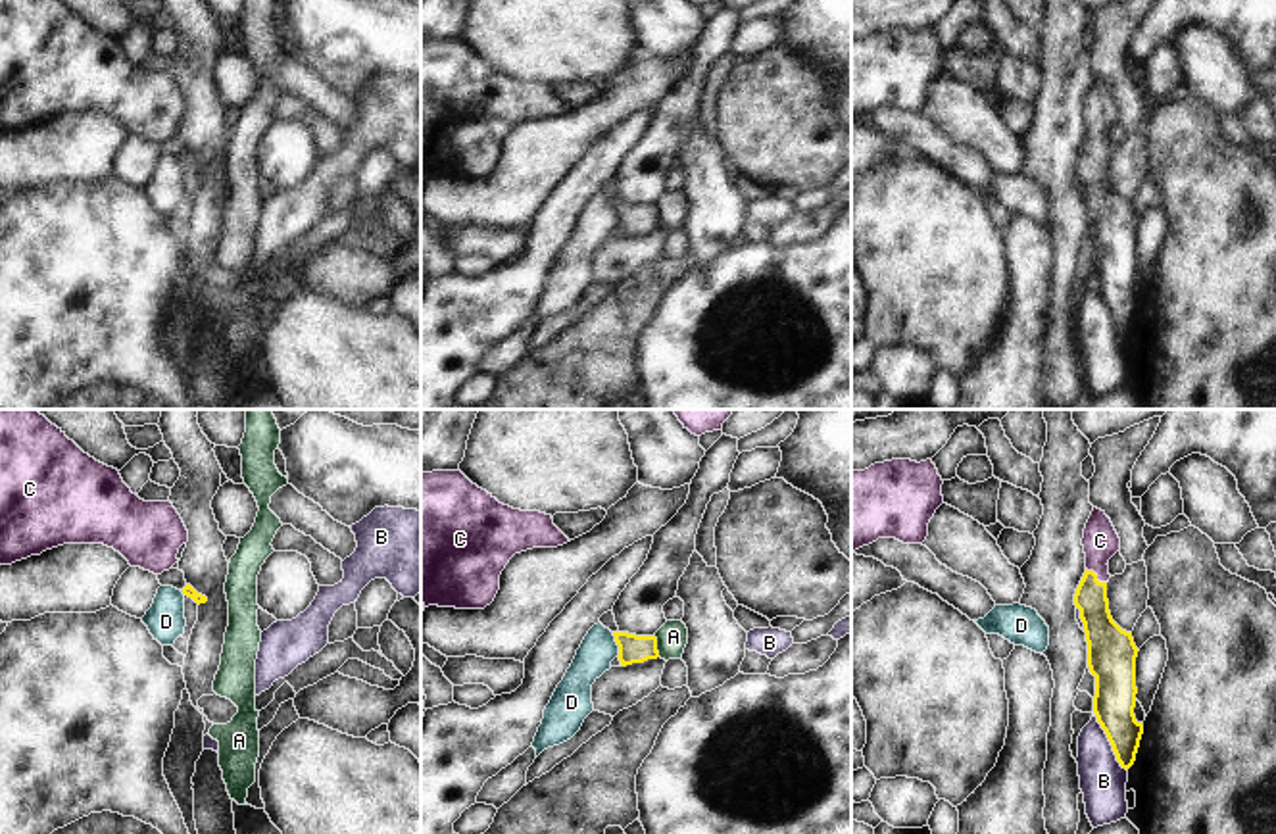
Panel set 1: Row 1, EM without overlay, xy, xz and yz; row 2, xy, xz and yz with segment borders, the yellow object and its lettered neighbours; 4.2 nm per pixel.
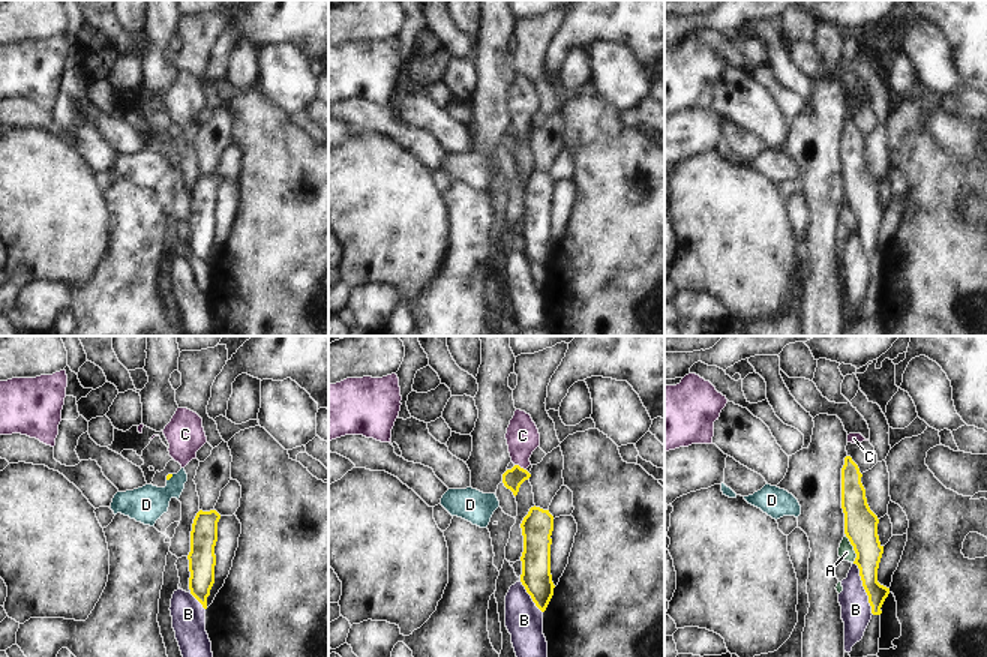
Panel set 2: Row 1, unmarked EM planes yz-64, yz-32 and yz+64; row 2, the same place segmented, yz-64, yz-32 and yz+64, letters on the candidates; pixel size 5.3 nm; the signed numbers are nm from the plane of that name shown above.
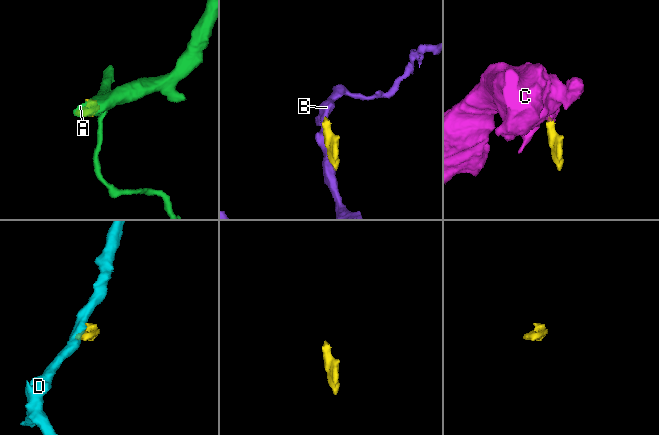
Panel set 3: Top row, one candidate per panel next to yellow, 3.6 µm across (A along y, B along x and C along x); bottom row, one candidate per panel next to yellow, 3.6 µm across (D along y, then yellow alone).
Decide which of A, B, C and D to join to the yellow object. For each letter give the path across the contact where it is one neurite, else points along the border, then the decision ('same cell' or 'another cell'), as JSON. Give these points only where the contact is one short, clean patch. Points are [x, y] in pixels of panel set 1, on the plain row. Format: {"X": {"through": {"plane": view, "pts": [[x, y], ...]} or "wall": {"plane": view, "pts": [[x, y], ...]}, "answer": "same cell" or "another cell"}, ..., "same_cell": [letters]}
{"A": {"wall": {"plane": "xz", "pts": [[654, 206], [660, 225]]}, "answer": "another cell"}, "B": {"wall": {"plane": "yz", "pts": [[1094, 281], [1115, 329], [1127, 341]]}, "answer": "another cell"}, "C": {"through": {"plane": "yz", "pts": [[1104, 204], [1096, 187], [1096, 147], [1100, 110]]}, "answer": "same cell"}, "D": {"wall": {"plane": "xz", "pts": [[612, 202], [617, 225]]}, "answer": "another cell"}, "same_cell": ["C"]}

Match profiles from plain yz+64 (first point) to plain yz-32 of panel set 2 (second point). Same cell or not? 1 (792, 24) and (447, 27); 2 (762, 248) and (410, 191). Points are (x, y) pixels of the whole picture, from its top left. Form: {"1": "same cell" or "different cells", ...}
{"1": "different cells", "2": "same cell"}

